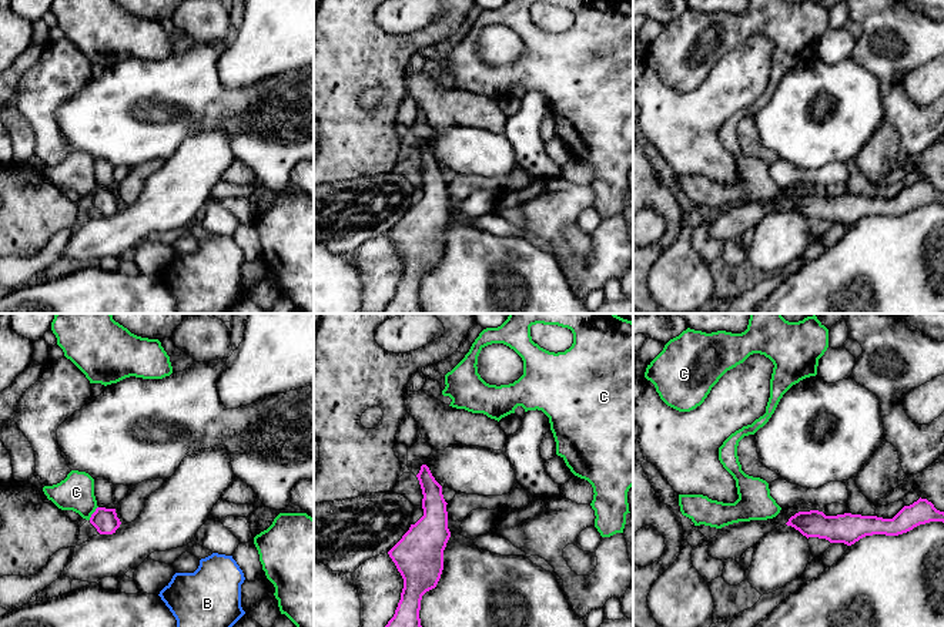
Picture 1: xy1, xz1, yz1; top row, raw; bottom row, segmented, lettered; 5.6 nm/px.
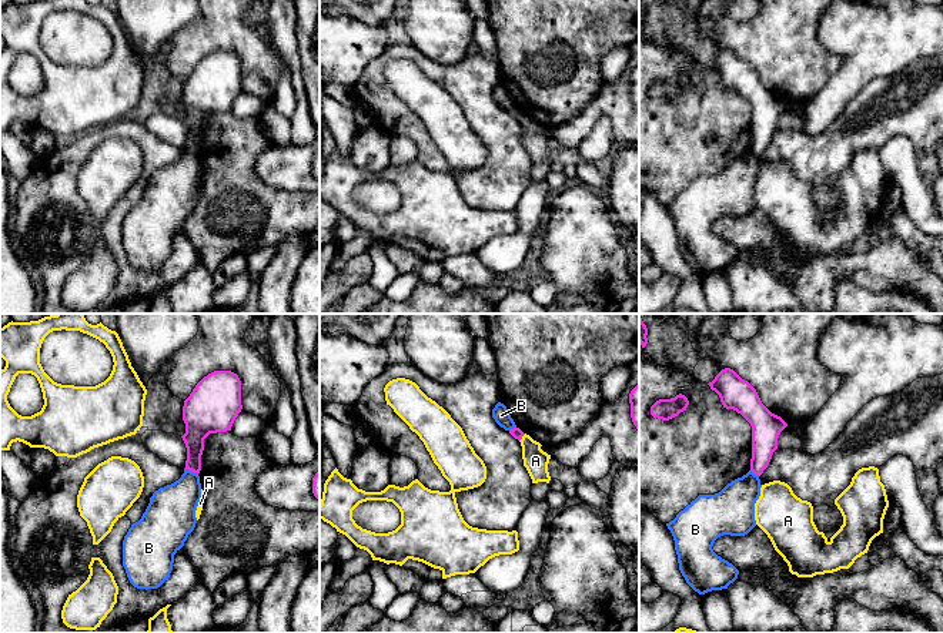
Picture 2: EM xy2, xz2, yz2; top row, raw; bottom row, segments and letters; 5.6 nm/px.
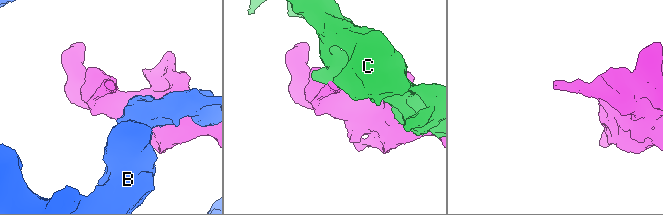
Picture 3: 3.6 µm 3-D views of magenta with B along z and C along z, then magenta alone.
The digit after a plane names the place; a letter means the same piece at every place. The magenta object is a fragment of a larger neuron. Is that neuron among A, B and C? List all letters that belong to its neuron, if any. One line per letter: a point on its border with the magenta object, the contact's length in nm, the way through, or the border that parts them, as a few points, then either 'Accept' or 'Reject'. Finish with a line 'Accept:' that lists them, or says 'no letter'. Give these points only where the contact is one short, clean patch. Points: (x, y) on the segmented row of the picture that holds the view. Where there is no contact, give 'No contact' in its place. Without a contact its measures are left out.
A: Touches magenta at xz2 (521, 438). Shared border 60 nm. Reject
B: Touches magenta at xy2 (191, 471). Shared border 90 nm. Boundary: xy2 (184, 468), (197, 475). Reject
C: Touches magenta at xy1 (93, 513). Shared border 90 nm. Boundary: xy1 (97, 506), (89, 519). Reject
Accept: no letter

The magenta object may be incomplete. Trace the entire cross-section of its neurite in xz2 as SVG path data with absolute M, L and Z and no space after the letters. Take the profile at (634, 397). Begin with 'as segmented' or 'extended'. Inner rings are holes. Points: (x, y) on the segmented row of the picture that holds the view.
as segmented; M639 384L631 391L629 403L632 422L639 431Z

